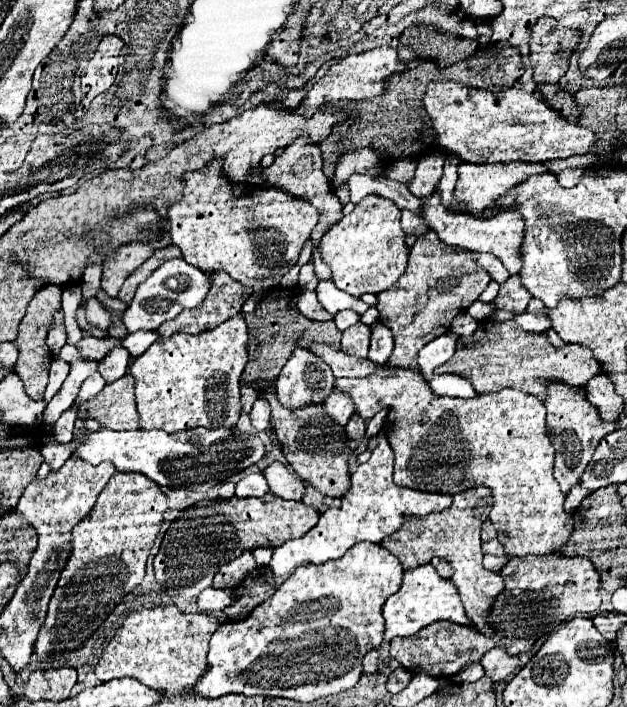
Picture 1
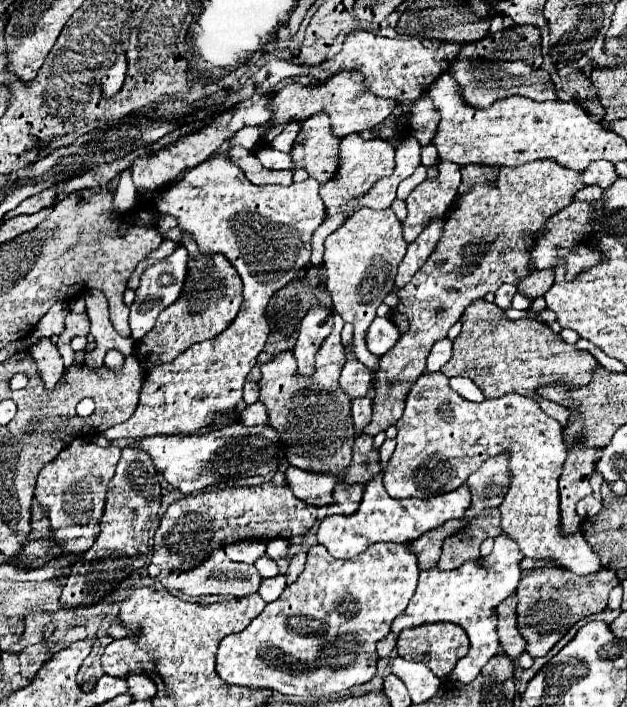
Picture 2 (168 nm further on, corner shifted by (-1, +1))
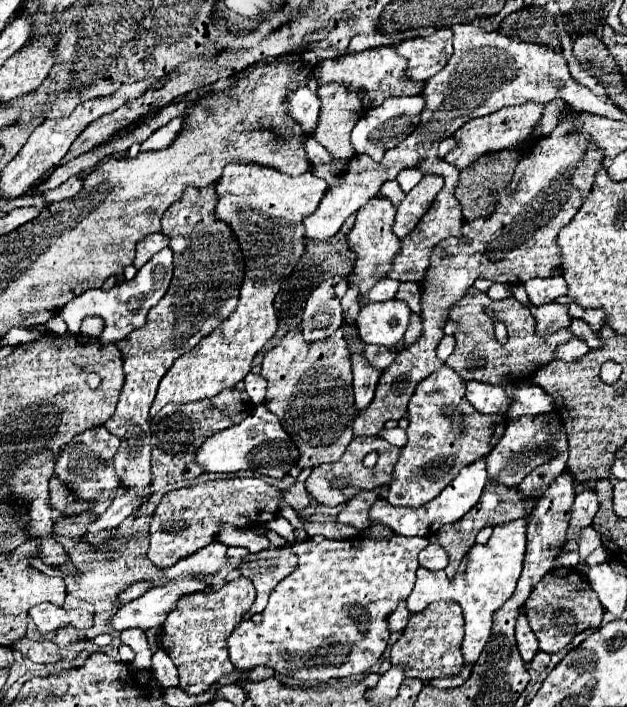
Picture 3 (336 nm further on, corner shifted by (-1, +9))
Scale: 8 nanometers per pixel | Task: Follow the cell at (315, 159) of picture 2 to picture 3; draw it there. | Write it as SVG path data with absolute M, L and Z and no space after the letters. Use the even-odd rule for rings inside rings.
M342 82L324 84L318 88L322 110L320 110L320 122L314 130L316 140L334 156L340 160L350 160L356 152L350 144L350 132L352 126L360 120L360 114L364 114L362 102L354 90L348 90Z

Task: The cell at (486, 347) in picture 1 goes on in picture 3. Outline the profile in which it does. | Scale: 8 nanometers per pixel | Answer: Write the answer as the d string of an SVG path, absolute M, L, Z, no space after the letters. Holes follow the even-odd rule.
M470 288L456 306L450 310L450 320L456 322L454 338L456 338L456 350L446 360L448 366L452 366L462 380L476 380L496 386L506 386L514 382L528 380L540 366L546 366L552 360L552 354L560 342L568 342L572 338L570 330L558 330L554 336L540 338L536 332L536 322L530 309L508 296L502 300L492 300L484 292ZM486 306L492 306L496 316L506 324L508 328L508 344L502 346L494 338L494 322L486 316Z

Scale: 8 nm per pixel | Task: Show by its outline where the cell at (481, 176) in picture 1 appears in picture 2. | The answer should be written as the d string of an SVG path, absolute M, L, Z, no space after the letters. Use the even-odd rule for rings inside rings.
M536 160L536 162L522 164L518 168L500 168L496 180L480 182L478 186L470 186L464 194L456 196L456 202L452 206L454 210L448 212L444 218L444 234L440 236L436 250L430 254L428 262L412 276L408 286L394 290L394 294L400 298L400 304L390 310L390 318L392 314L404 314L410 326L406 332L400 334L394 348L380 358L380 370L374 382L374 390L376 390L374 414L368 428L364 428L366 434L376 436L378 432L384 432L388 426L396 424L396 420L404 412L404 400L410 386L426 370L426 356L432 344L446 338L448 330L458 322L458 318L464 314L470 302L484 298L484 294L488 292L496 292L498 286L504 282L516 284L518 278L532 272L528 270L526 246L536 238L538 230L544 226L544 222L552 214L556 214L558 210L566 208L572 202L572 196L582 186L584 182L580 180L580 172L562 168L560 164L552 160Z

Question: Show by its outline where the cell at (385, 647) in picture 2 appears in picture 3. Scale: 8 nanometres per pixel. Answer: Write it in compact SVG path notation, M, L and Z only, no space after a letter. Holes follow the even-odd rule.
M406 600L400 602L400 606L396 608L396 612L388 618L390 622L390 632L400 632L404 630L404 626L408 624L408 618L410 618L410 610L406 608Z

